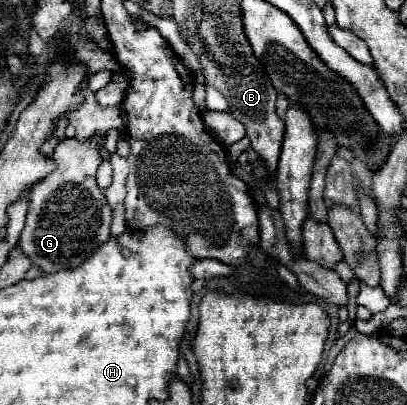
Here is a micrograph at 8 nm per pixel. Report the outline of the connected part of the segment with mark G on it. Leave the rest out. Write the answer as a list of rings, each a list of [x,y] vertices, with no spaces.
[[[103,135],[85,143],[77,139],[61,141],[53,153],[53,161],[57,163],[55,171],[35,183],[29,193],[27,221],[17,245],[43,273],[75,269],[111,237],[111,209],[95,183],[95,173],[101,163],[97,145],[103,145]]]

